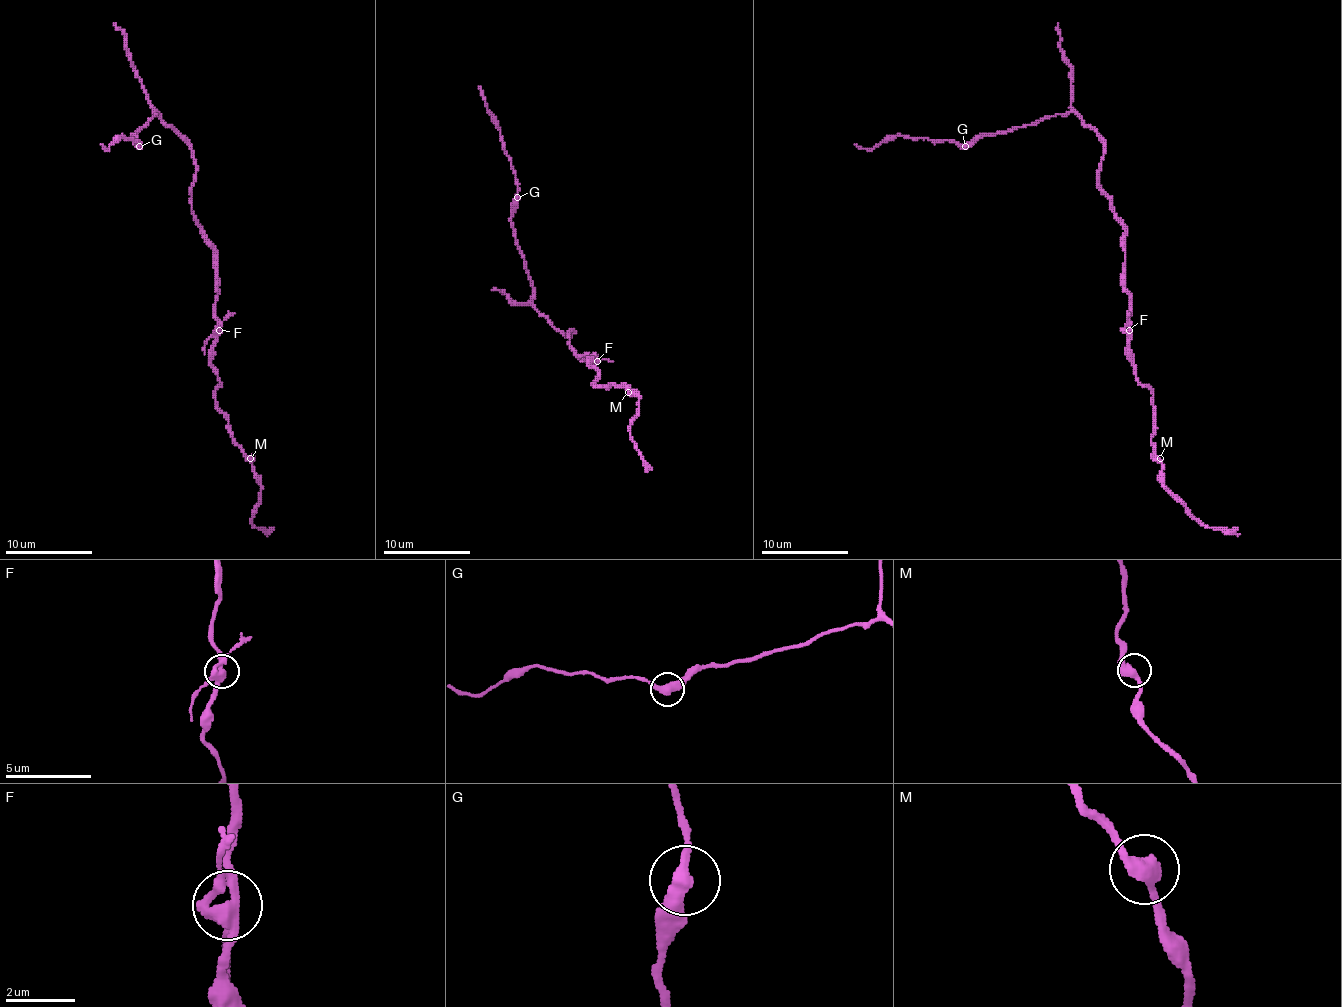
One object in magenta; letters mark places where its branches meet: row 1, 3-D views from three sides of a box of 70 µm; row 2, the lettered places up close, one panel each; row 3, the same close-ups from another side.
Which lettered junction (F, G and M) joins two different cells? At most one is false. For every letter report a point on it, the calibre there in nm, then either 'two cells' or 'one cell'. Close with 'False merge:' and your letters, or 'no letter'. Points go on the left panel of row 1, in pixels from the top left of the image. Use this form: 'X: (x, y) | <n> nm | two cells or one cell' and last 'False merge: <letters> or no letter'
F: (219, 330) | 360 nm | two cells
G: (139, 146) | 400 nm | one cell
M: (250, 458) | 440 nm | one cell
False merge: F

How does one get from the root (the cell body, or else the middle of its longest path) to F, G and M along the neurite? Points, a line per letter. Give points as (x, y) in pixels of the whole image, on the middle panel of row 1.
F: (576, 353), (580, 357), (595, 357), (593, 363), (598, 361)
G: (576, 353), (569, 346), (574, 331), (563, 335), (533, 305), (530, 277), (511, 221), (511, 203), (517, 197)
M: (576, 353), (580, 357), (595, 357), (595, 363), (589, 363), (598, 372), (593, 385), (615, 383), (628, 392)

